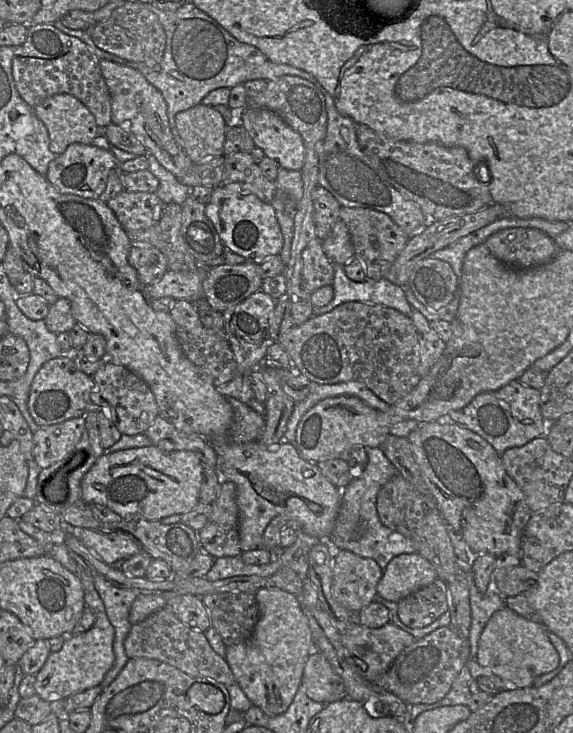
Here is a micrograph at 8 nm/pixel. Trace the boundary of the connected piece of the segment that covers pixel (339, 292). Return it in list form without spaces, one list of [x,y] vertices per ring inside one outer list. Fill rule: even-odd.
[[[333,264],[333,267],[334,298],[328,305],[314,308],[313,316],[329,313],[343,303],[363,302],[369,305],[393,308],[410,318],[412,317],[414,308],[408,302],[402,287],[385,278],[355,282],[346,275],[343,265]]]

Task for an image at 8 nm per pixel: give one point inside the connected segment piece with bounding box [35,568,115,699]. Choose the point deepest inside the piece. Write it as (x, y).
(84, 659)

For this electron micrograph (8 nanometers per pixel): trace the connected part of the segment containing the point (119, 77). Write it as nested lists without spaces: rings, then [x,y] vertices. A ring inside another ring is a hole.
[[[102,59],[100,68],[111,96],[111,122],[132,133],[175,176],[185,174],[193,162],[176,143],[169,126],[167,103],[161,92],[136,69]]]

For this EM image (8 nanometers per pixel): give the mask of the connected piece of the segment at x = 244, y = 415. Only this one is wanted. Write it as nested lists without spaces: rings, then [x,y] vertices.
[[[228,397],[227,399],[234,411],[234,419],[227,438],[235,443],[259,441],[266,425],[265,416],[236,398]]]

